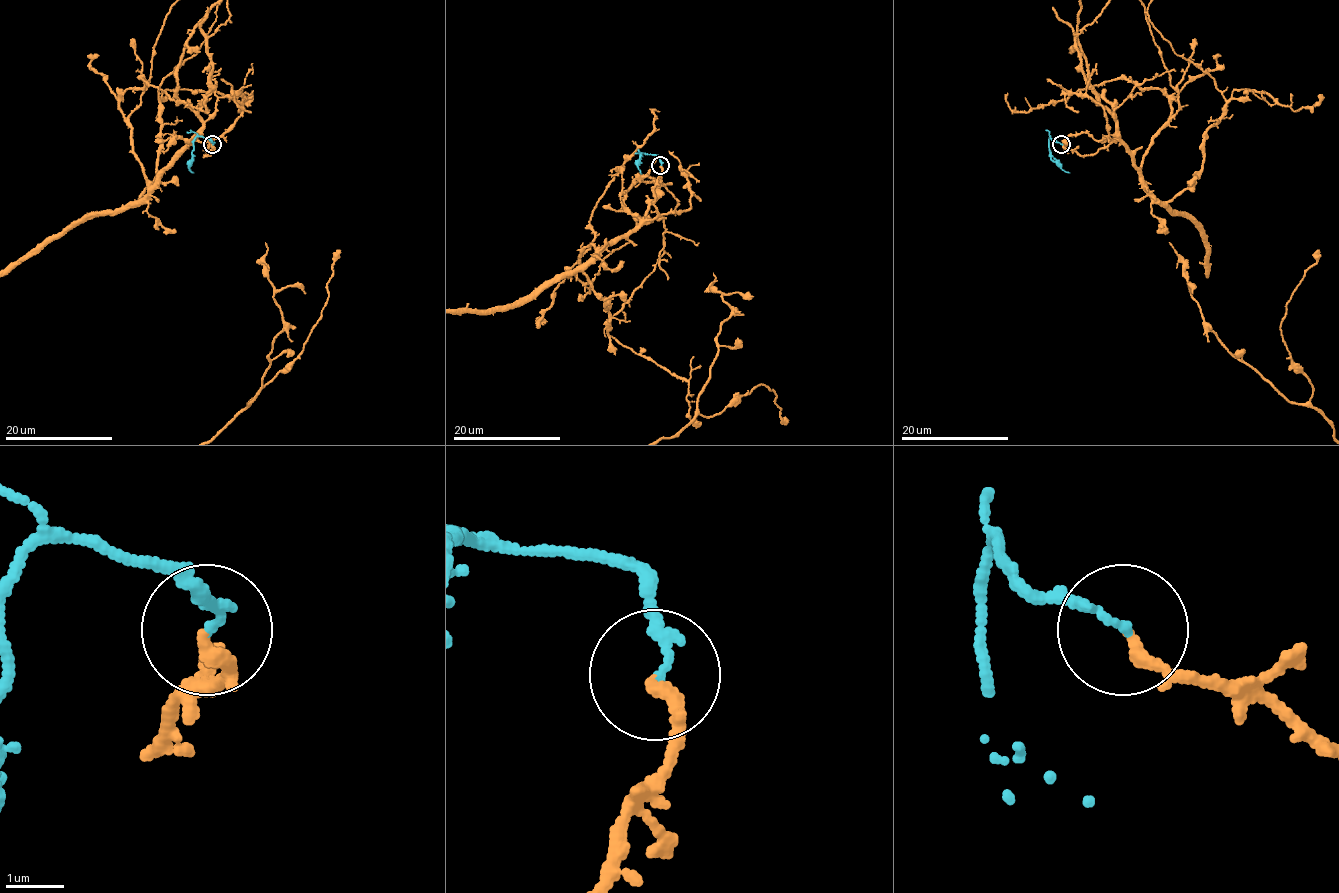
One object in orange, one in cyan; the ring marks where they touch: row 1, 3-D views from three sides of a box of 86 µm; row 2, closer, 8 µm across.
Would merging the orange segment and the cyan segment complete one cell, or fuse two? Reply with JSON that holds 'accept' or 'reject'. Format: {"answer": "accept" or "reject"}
{"answer": "accept"}

